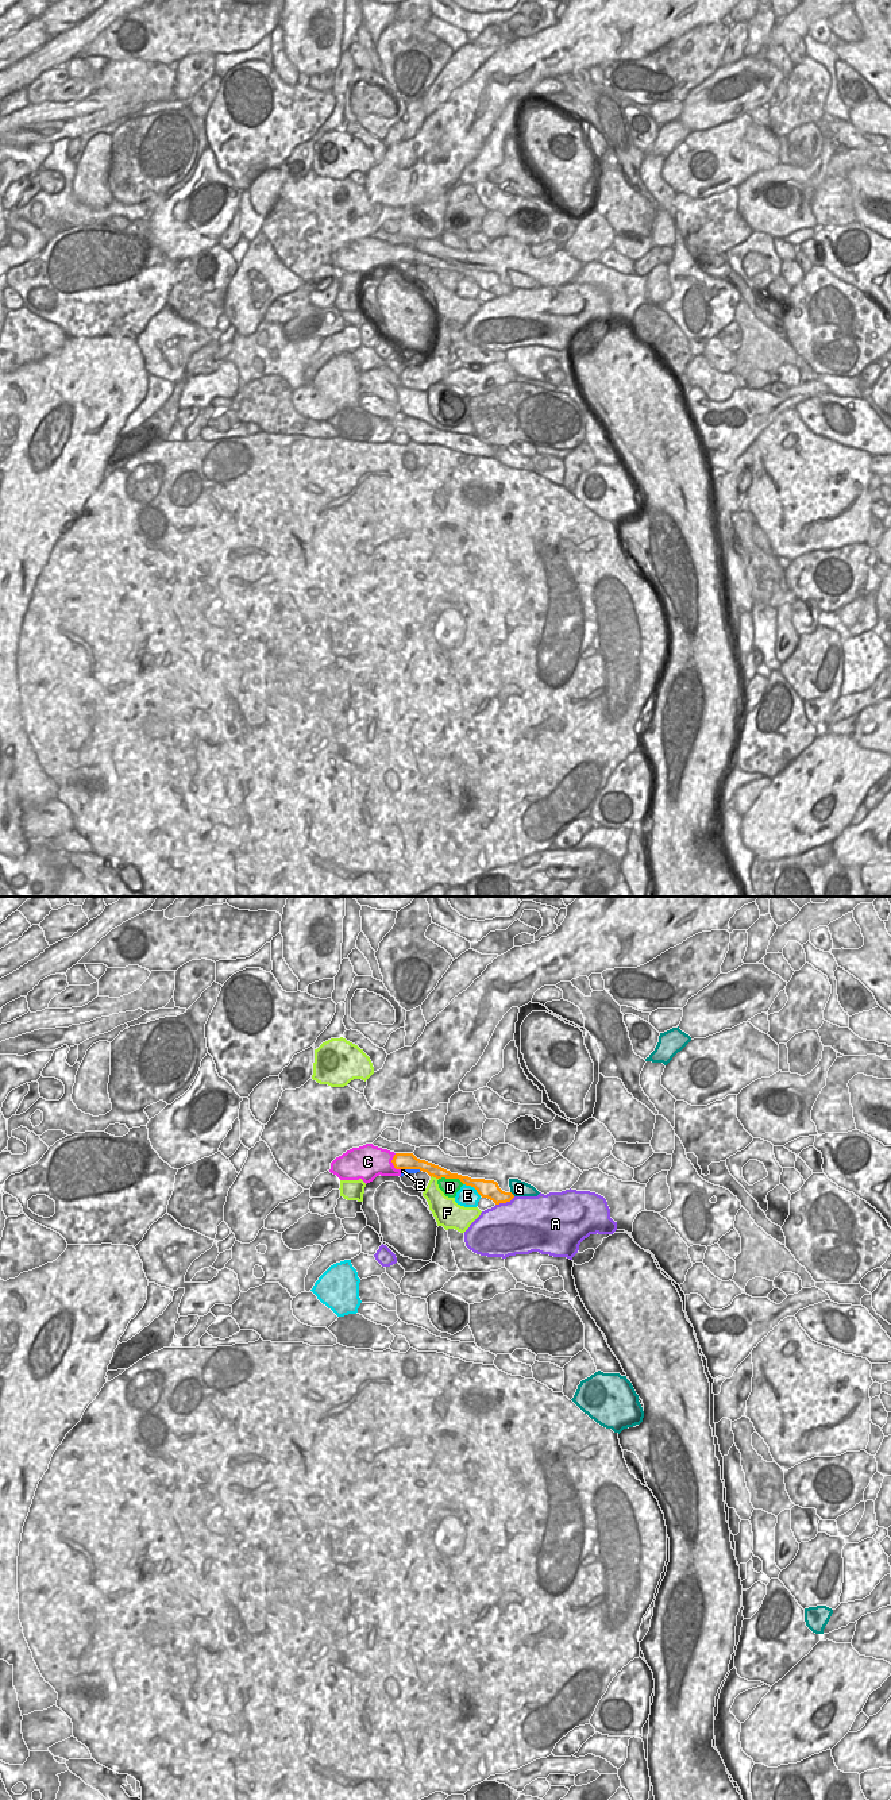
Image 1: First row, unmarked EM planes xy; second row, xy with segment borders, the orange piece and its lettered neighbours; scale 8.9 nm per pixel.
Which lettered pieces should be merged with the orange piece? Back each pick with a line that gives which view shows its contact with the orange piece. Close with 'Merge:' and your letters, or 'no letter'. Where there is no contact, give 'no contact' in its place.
B: meets orange in xy
Merge: B

